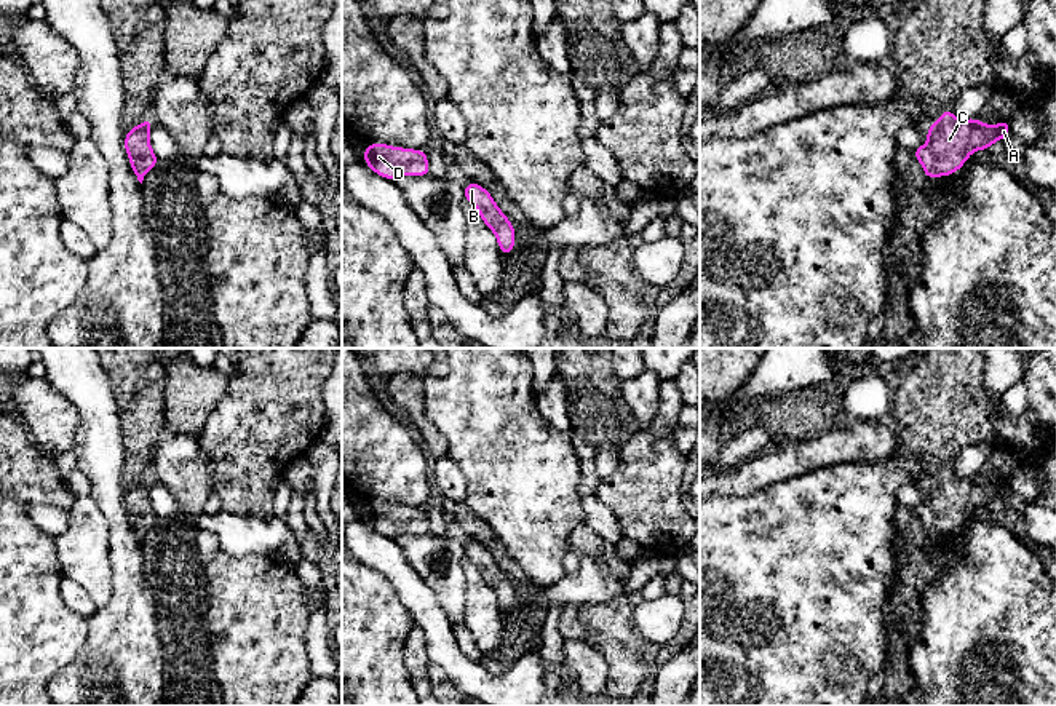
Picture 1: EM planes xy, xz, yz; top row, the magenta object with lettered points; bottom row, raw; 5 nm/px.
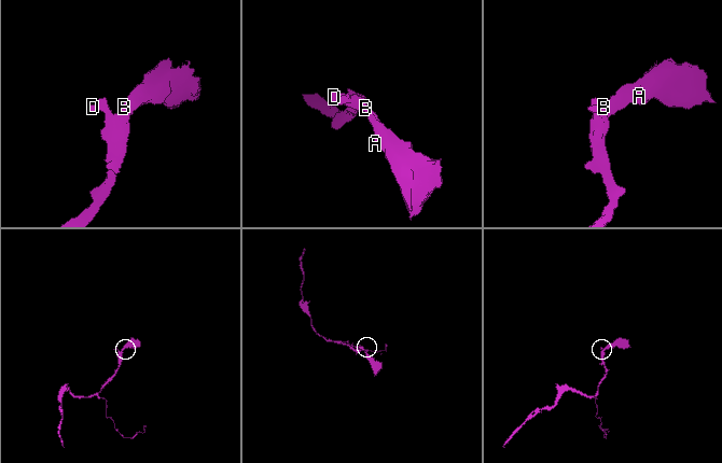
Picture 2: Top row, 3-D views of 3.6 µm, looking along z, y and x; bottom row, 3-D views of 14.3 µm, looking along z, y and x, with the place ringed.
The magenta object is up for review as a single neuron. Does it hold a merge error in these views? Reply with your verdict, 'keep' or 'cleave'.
keep

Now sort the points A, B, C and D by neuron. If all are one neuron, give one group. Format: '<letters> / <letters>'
A B C D

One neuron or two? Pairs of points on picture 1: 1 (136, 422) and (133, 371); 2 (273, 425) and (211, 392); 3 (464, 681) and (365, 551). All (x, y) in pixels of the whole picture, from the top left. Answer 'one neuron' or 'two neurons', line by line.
1: one neuron
2: two neurons
3: one neuron

